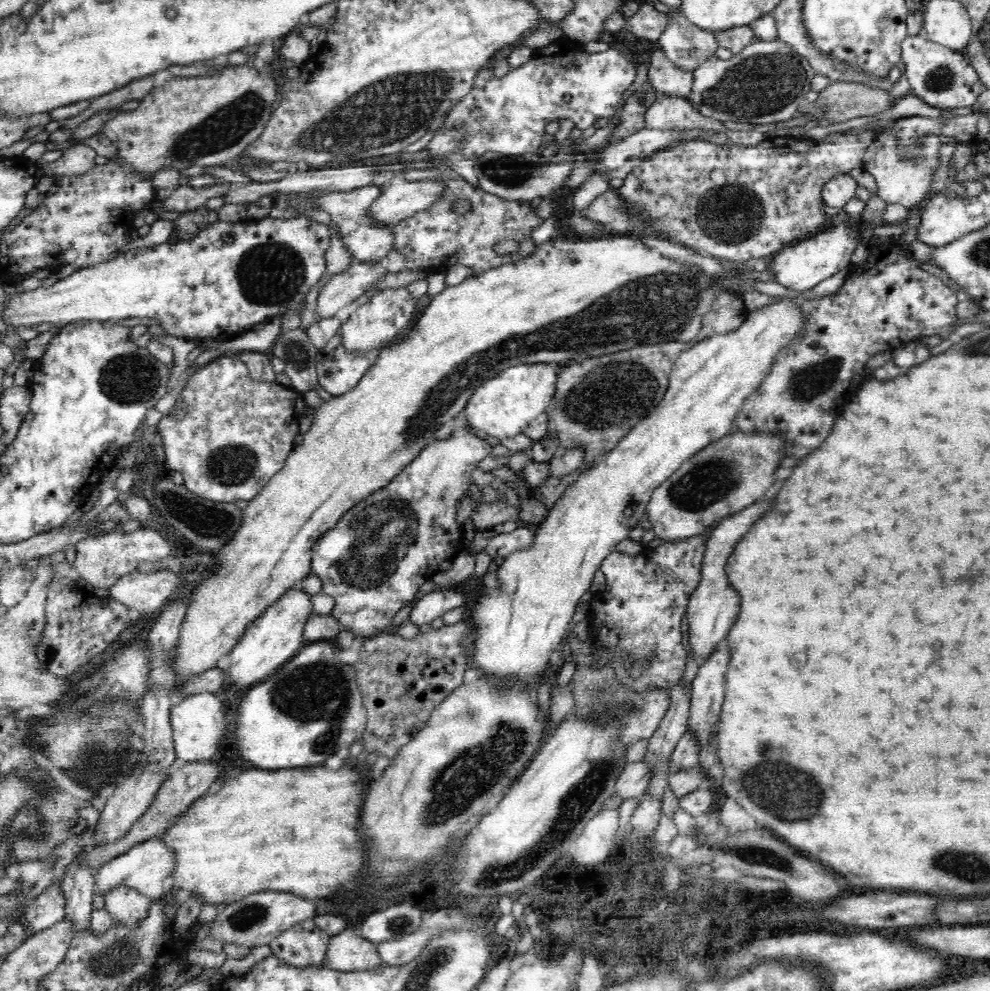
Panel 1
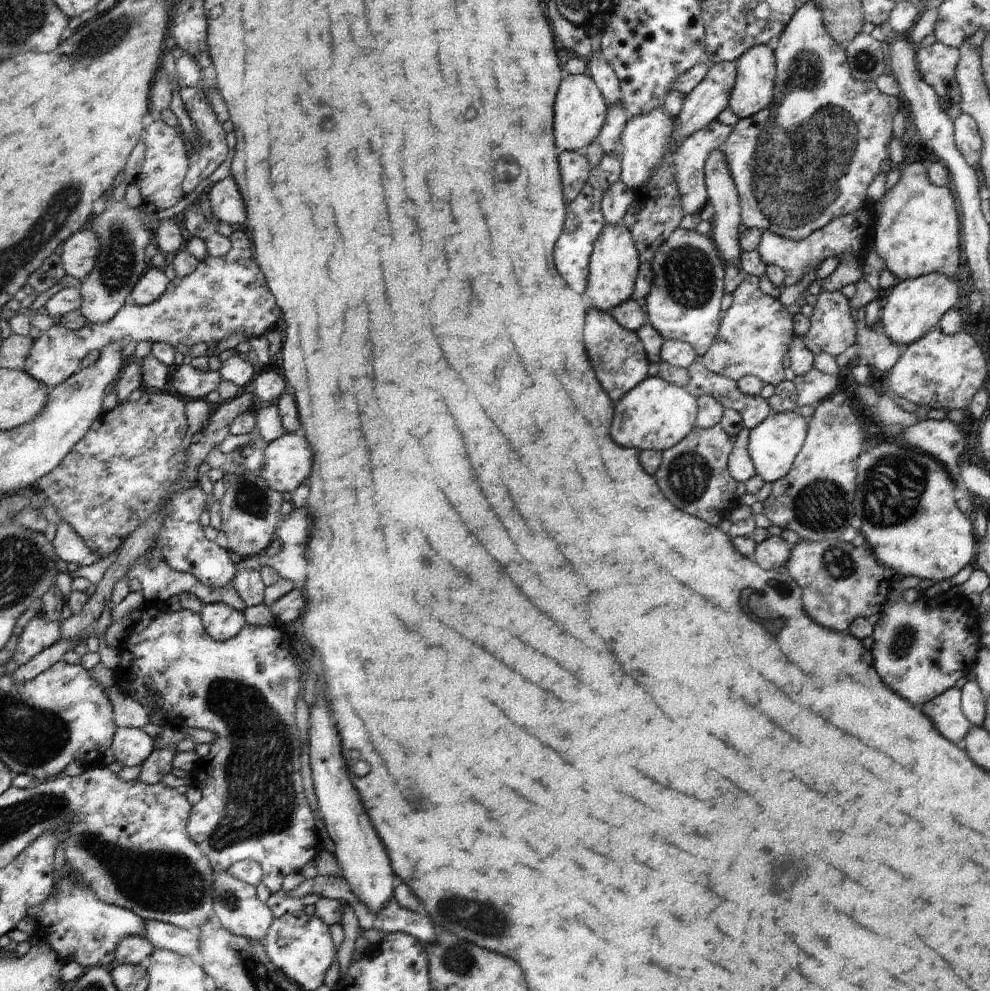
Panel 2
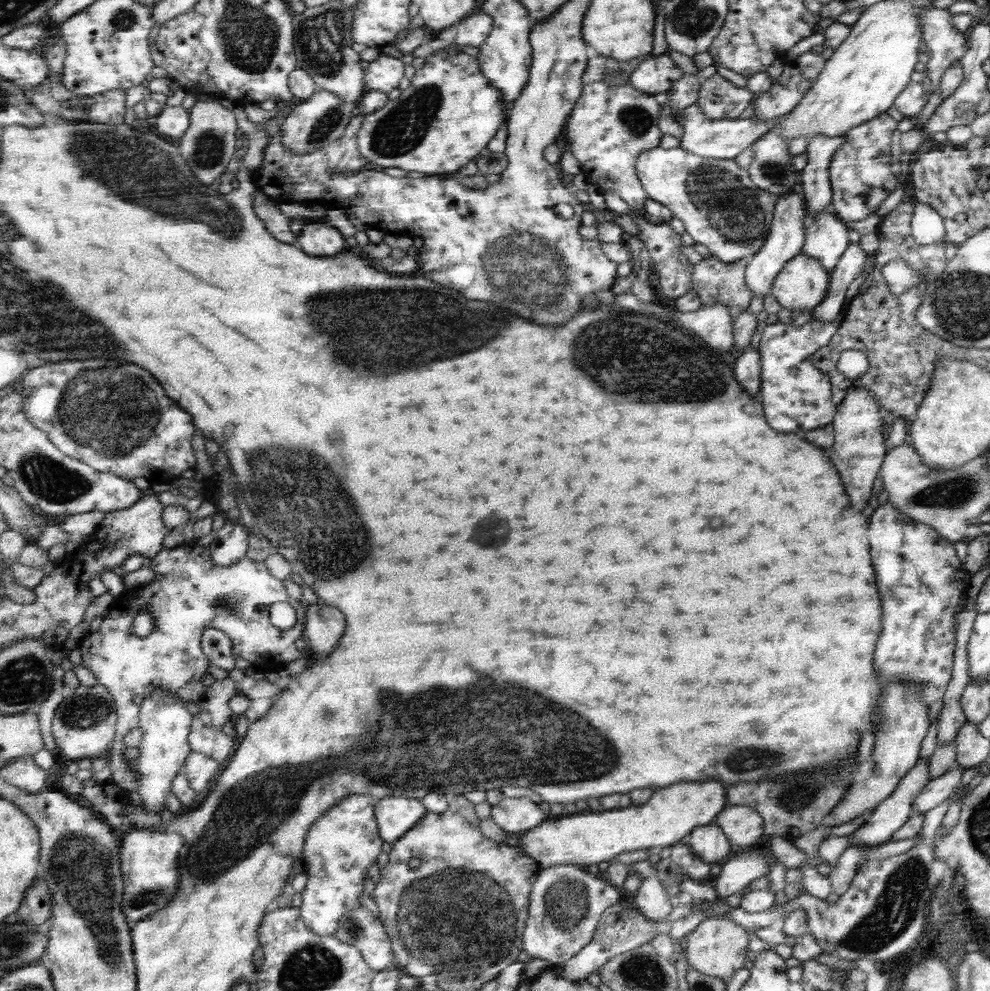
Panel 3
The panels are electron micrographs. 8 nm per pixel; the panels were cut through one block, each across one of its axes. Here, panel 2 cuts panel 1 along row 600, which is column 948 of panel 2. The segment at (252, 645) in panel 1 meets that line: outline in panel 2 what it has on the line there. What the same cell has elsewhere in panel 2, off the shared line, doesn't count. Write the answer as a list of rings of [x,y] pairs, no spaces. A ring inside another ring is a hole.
[[[927,274],[927,276],[915,278],[915,280],[895,282],[891,292],[885,298],[885,306],[881,308],[879,330],[883,334],[887,334],[891,342],[895,342],[899,346],[909,346],[909,344],[921,340],[933,328],[937,328],[939,318],[947,310],[953,310],[957,302],[959,302],[957,280],[949,278],[945,274]]]

